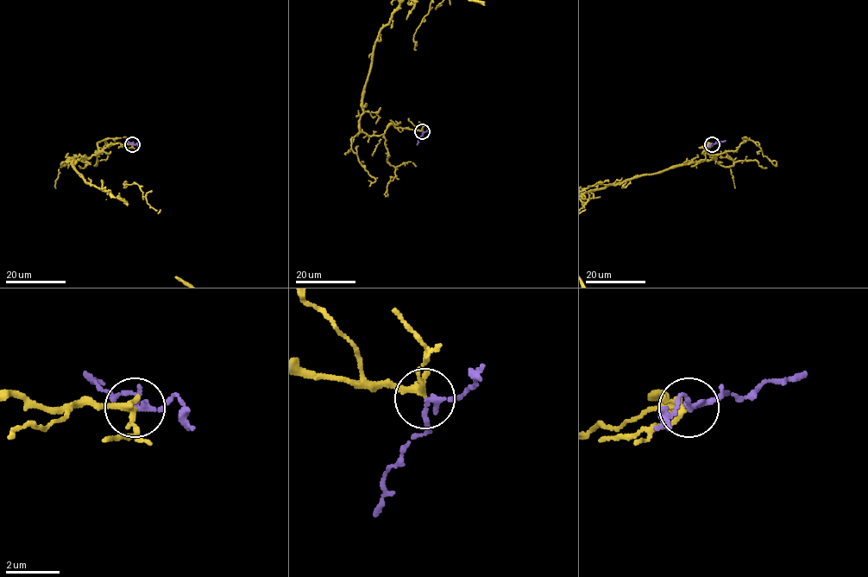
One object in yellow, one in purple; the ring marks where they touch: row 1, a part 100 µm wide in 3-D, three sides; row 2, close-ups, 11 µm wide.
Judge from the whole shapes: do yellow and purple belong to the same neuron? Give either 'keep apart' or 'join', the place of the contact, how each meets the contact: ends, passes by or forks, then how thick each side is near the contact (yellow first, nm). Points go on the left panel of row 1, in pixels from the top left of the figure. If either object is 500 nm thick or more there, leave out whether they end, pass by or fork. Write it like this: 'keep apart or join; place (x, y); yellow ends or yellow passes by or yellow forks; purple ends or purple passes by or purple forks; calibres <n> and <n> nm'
join; place (132, 144); yellow passes by; purple passes by; calibres 220 and 180 nm

